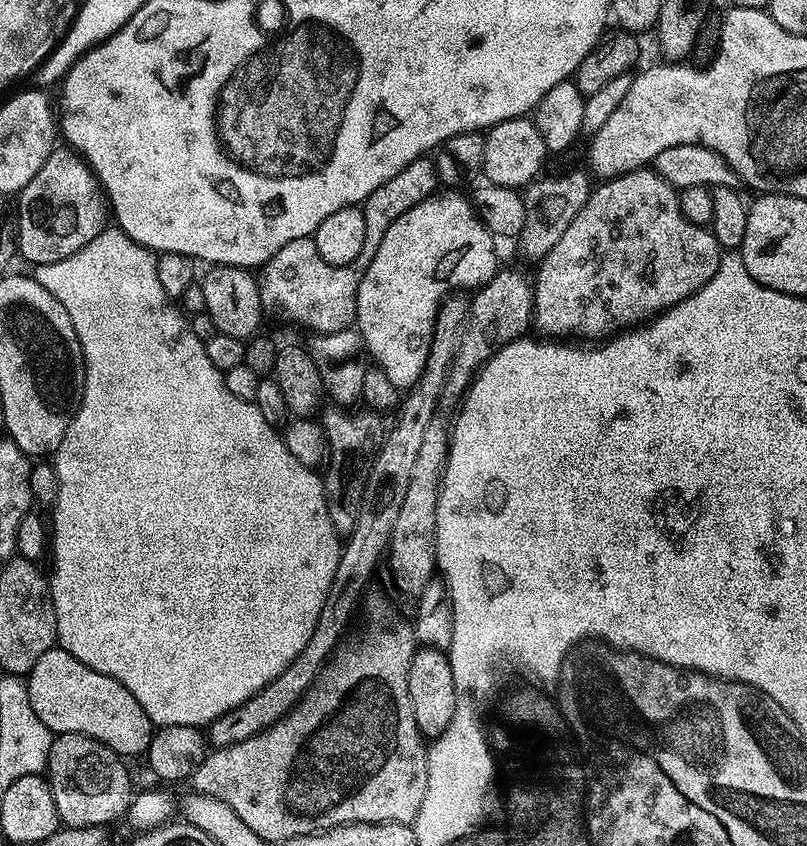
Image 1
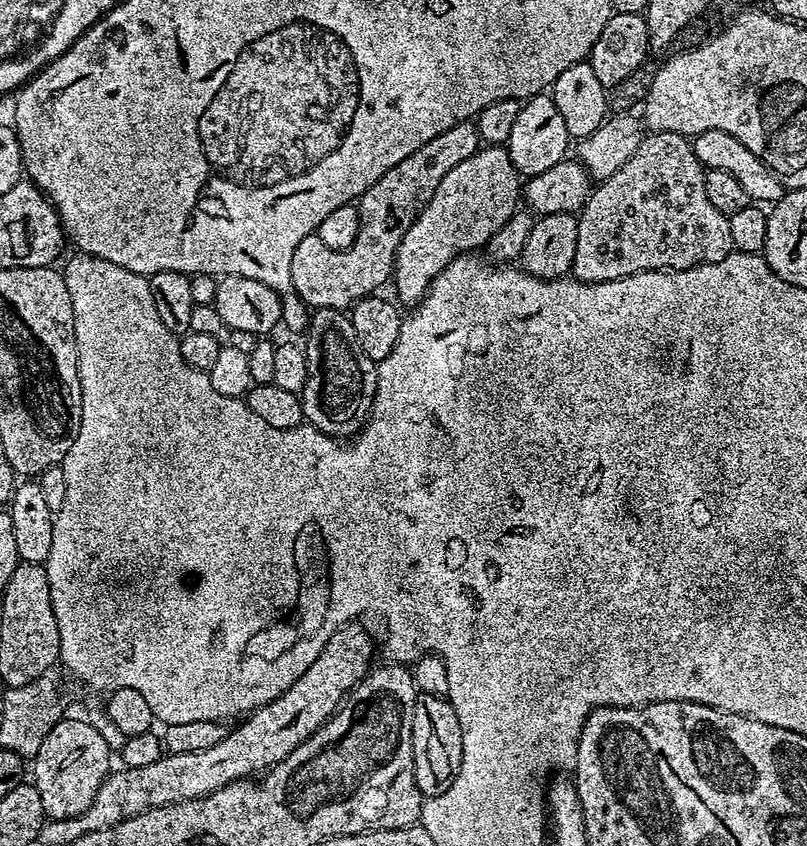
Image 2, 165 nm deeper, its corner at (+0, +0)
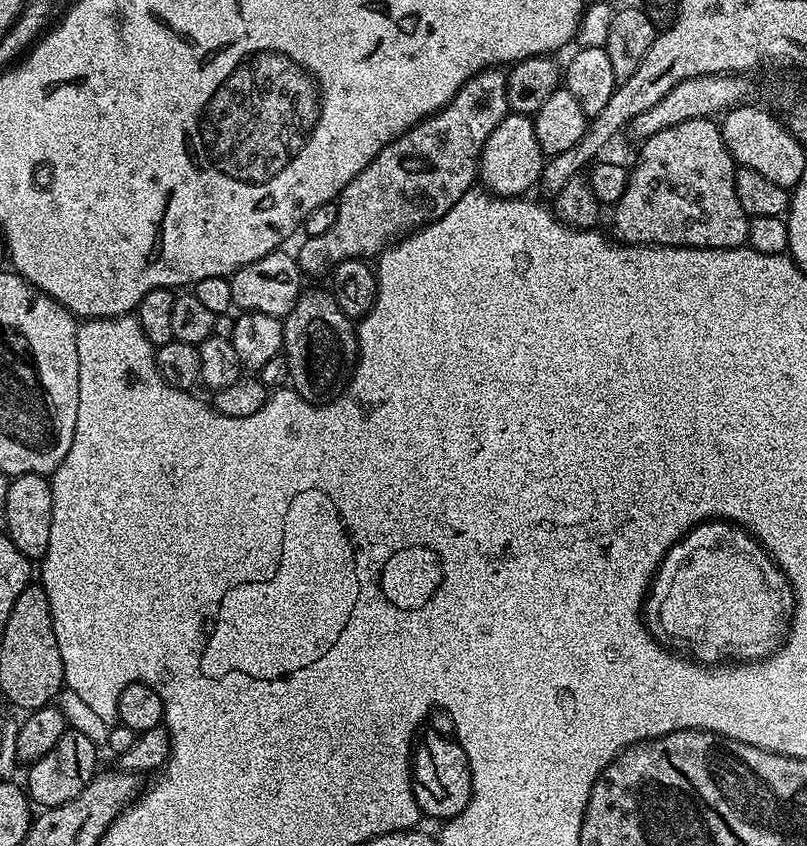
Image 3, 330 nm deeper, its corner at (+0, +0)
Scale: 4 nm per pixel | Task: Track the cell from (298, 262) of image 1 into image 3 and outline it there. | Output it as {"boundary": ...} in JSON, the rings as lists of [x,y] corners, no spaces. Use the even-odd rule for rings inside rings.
{"boundary":[[[493,66],[491,68],[485,68],[484,71],[479,72],[478,75],[471,76],[458,90],[458,94],[454,94],[454,98],[445,108],[441,108],[439,112],[434,113],[432,116],[427,116],[427,118],[420,121],[419,124],[415,124],[413,128],[407,128],[397,140],[390,141],[386,147],[356,175],[356,178],[350,181],[343,190],[341,190],[338,197],[338,222],[334,222],[334,226],[330,226],[330,230],[326,230],[326,234],[307,237],[307,239],[303,241],[305,244],[301,246],[300,252],[298,251],[298,263],[301,273],[308,274],[308,272],[324,271],[324,273],[327,273],[344,260],[375,257],[377,254],[383,252],[385,248],[389,247],[397,238],[403,237],[405,234],[423,225],[430,224],[432,221],[445,216],[454,206],[454,202],[458,202],[458,198],[465,196],[473,185],[477,183],[480,170],[480,155],[486,146],[486,140],[490,138],[490,134],[494,134],[498,122],[505,120],[509,114],[508,78],[503,67]]]}

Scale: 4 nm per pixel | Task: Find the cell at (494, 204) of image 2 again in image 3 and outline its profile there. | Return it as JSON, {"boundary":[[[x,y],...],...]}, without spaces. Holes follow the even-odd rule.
{"boundary":[[[509,114],[505,120],[498,122],[494,134],[490,134],[486,140],[480,155],[479,183],[489,193],[498,196],[523,197],[527,188],[535,189],[539,185],[545,159],[546,153],[540,145],[533,117],[528,114]]]}

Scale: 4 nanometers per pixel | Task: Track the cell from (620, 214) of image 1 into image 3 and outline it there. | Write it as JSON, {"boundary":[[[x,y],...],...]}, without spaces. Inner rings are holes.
{"boundary":[[[701,118],[690,122],[678,122],[678,126],[670,126],[666,130],[658,130],[646,141],[639,145],[640,157],[636,160],[636,165],[631,165],[628,173],[628,185],[622,194],[622,198],[614,206],[616,212],[612,216],[612,228],[615,239],[625,244],[672,244],[676,248],[742,248],[748,242],[748,211],[738,200],[738,190],[736,189],[737,163],[730,154],[726,142],[720,133],[720,125],[715,119]]]}

